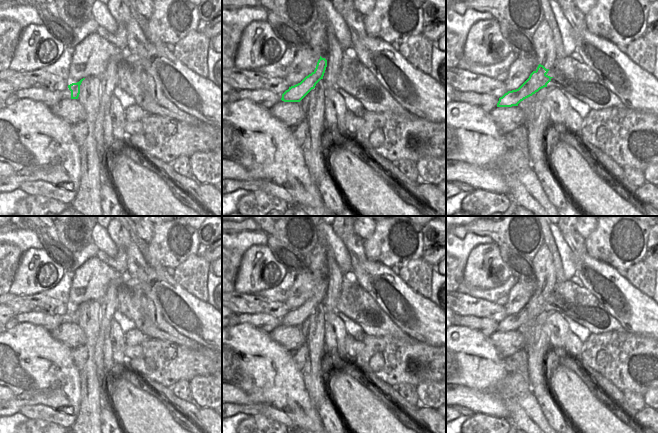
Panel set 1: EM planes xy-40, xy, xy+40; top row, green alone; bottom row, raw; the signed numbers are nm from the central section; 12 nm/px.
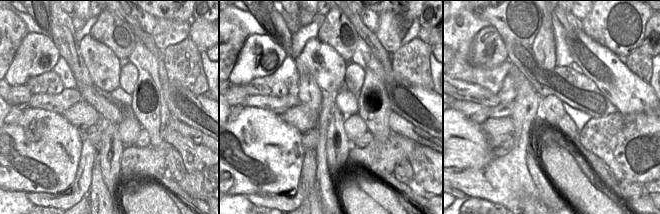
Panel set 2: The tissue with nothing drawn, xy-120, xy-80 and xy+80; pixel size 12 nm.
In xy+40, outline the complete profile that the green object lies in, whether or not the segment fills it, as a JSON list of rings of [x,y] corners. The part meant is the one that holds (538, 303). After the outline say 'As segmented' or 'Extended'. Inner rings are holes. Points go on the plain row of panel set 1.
[[[545,243],[534,257],[533,268],[539,287],[537,293],[530,298],[529,302],[518,313],[508,315],[500,321],[497,331],[518,330],[524,323],[547,311],[547,308],[553,302],[548,300],[547,297],[556,285],[556,273],[552,254]]]. Extended

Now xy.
[[[319,242],[309,260],[309,270],[320,279],[315,294],[306,300],[300,307],[289,311],[282,318],[284,326],[300,326],[316,308],[323,303],[328,289],[328,262],[324,246]]]. Extended

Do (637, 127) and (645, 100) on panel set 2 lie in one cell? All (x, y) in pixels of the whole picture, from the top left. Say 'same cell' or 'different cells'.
different cells

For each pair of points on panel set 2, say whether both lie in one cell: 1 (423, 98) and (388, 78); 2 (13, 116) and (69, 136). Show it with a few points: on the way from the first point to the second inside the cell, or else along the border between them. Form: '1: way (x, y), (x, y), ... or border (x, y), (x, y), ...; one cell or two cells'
1: way (414, 94), (406, 86), (397, 84); one cell
2: border (23, 109), (22, 116), (10, 125); two cells

